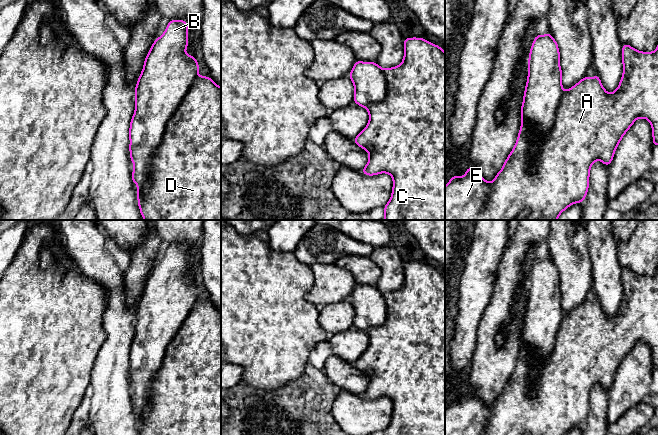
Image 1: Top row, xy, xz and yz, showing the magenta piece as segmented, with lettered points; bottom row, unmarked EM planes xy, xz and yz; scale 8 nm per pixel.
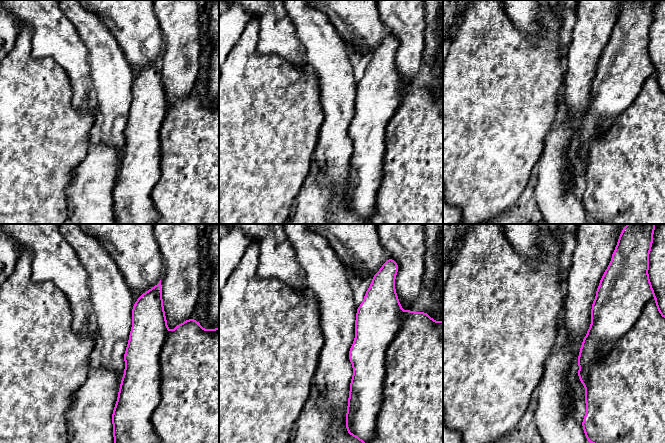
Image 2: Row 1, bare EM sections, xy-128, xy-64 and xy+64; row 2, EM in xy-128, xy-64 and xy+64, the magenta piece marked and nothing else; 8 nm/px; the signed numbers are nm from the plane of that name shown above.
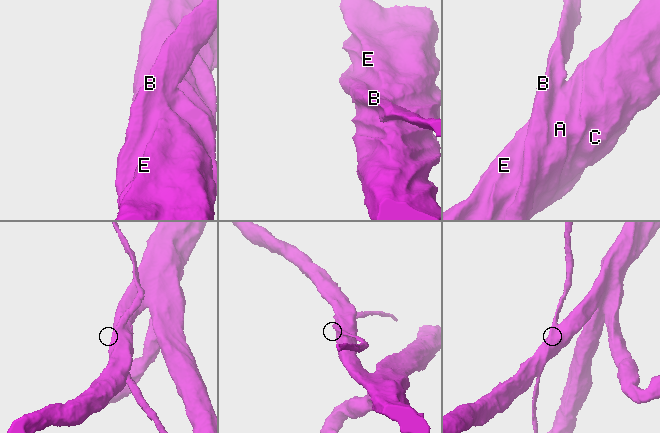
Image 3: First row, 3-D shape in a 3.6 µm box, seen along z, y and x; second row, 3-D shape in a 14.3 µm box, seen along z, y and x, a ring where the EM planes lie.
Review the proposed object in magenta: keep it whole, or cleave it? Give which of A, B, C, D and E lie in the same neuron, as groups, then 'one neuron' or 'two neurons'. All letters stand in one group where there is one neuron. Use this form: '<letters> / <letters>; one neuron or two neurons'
A C D E / B; two neurons

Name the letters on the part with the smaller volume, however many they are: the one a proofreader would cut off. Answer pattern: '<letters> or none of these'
B

